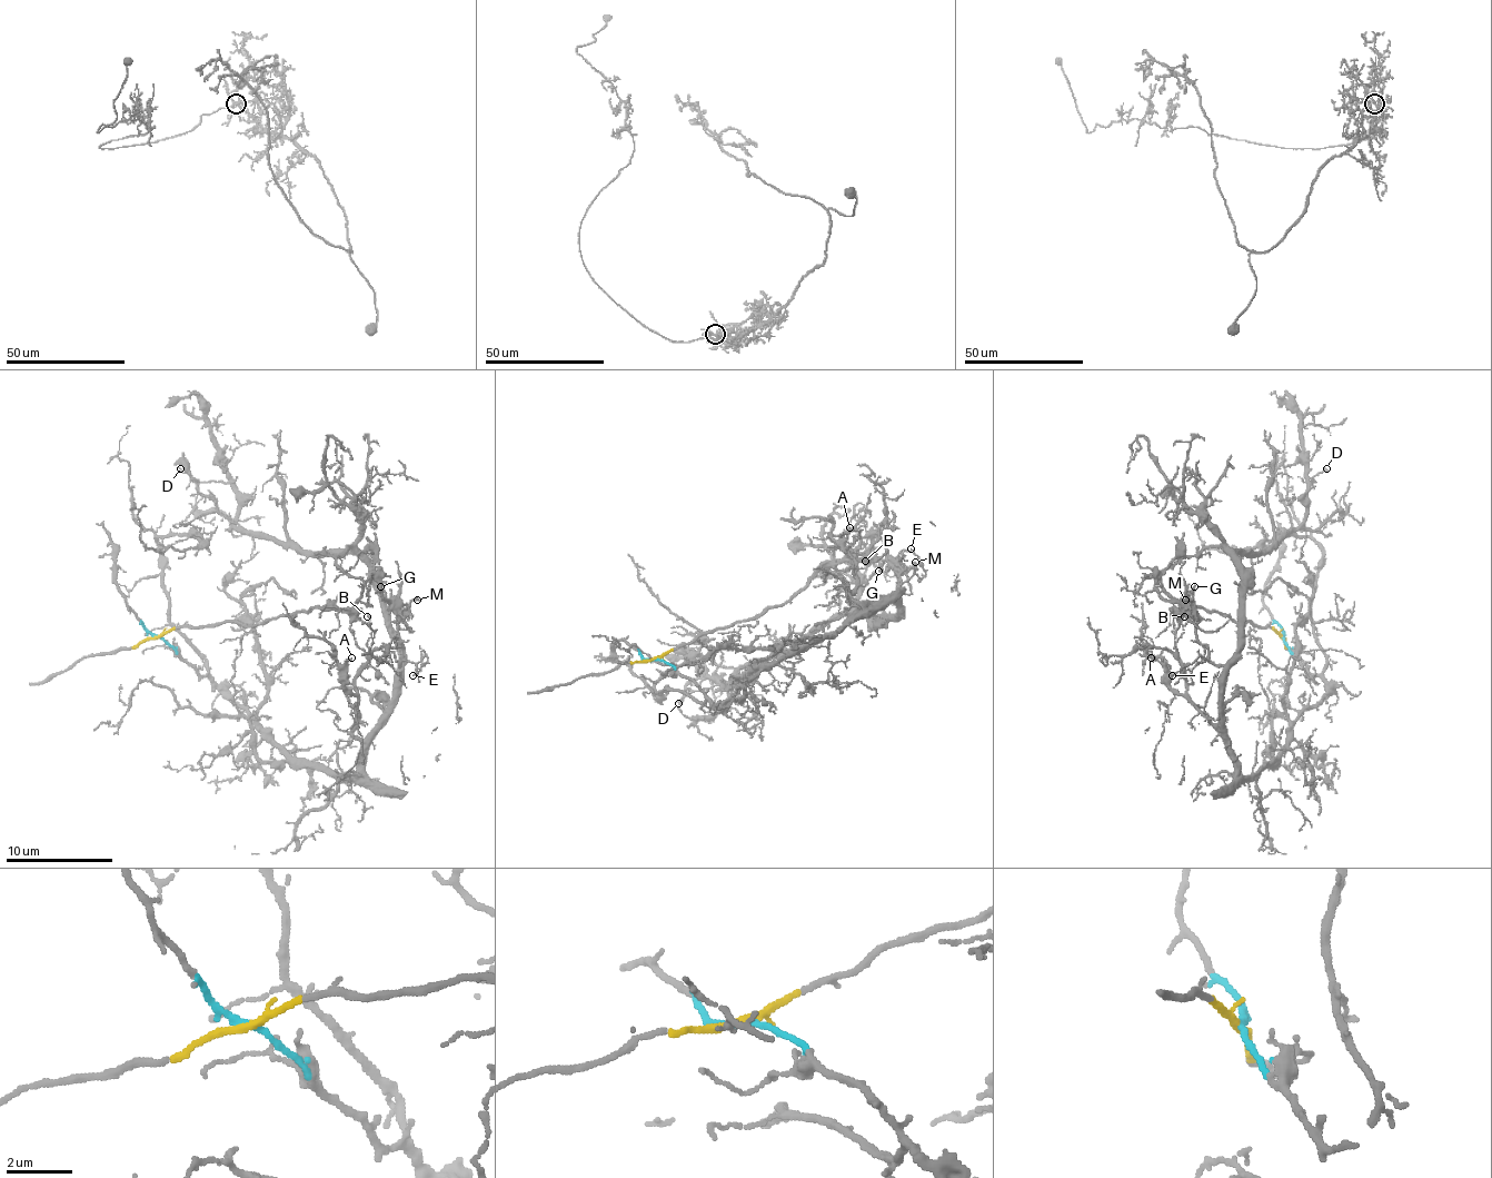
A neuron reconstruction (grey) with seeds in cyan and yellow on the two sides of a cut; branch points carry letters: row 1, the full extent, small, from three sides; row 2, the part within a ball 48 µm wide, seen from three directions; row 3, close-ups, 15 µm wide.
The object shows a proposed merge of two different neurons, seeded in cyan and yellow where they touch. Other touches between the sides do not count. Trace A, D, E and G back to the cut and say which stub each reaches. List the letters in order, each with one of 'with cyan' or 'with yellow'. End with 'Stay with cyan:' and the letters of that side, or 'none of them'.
A: with cyan
D: with cyan
E: with cyan
G: with yellow
Stay with cyan: A, D, E

